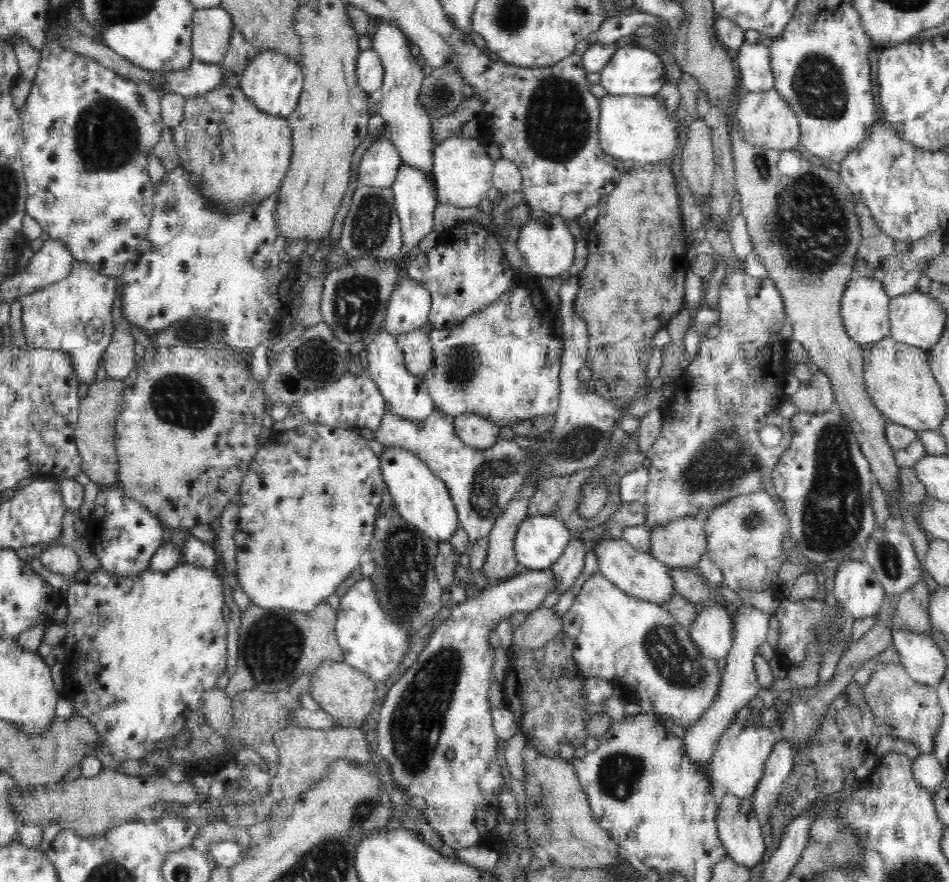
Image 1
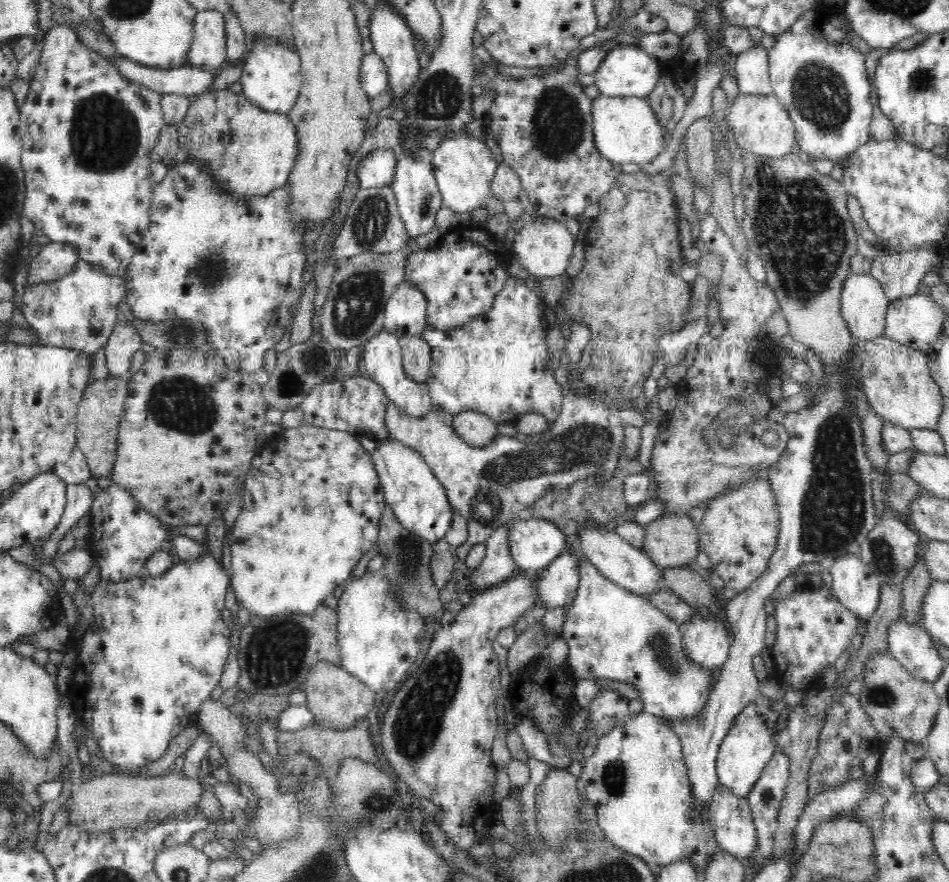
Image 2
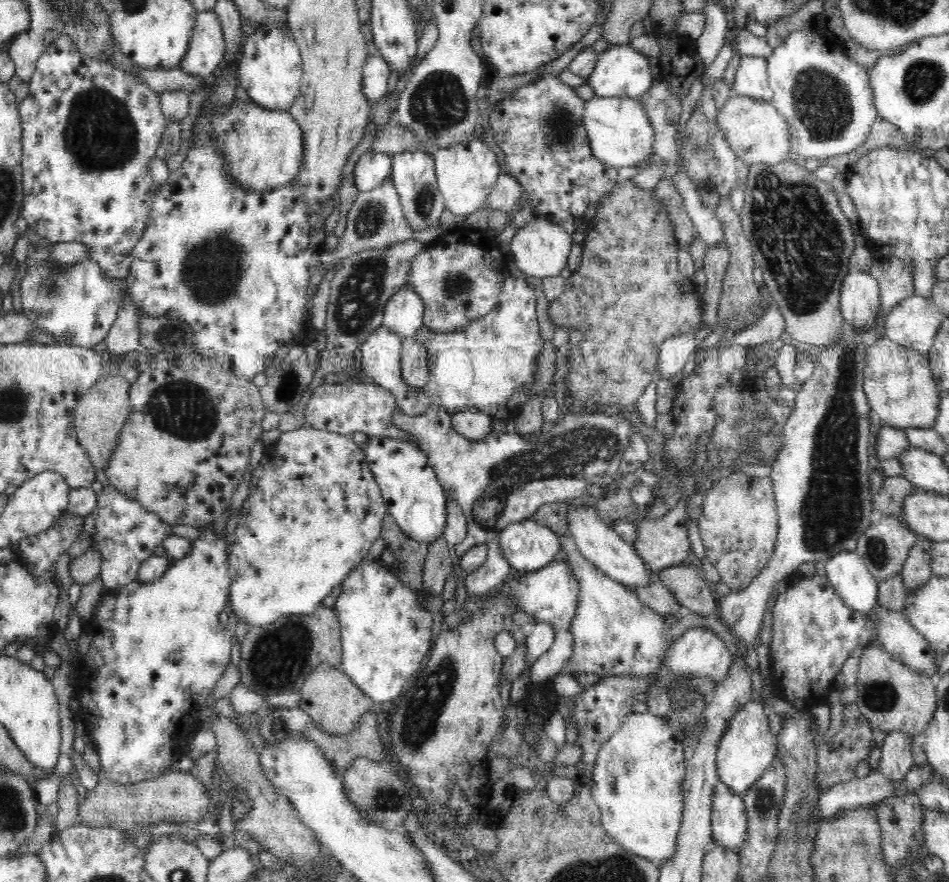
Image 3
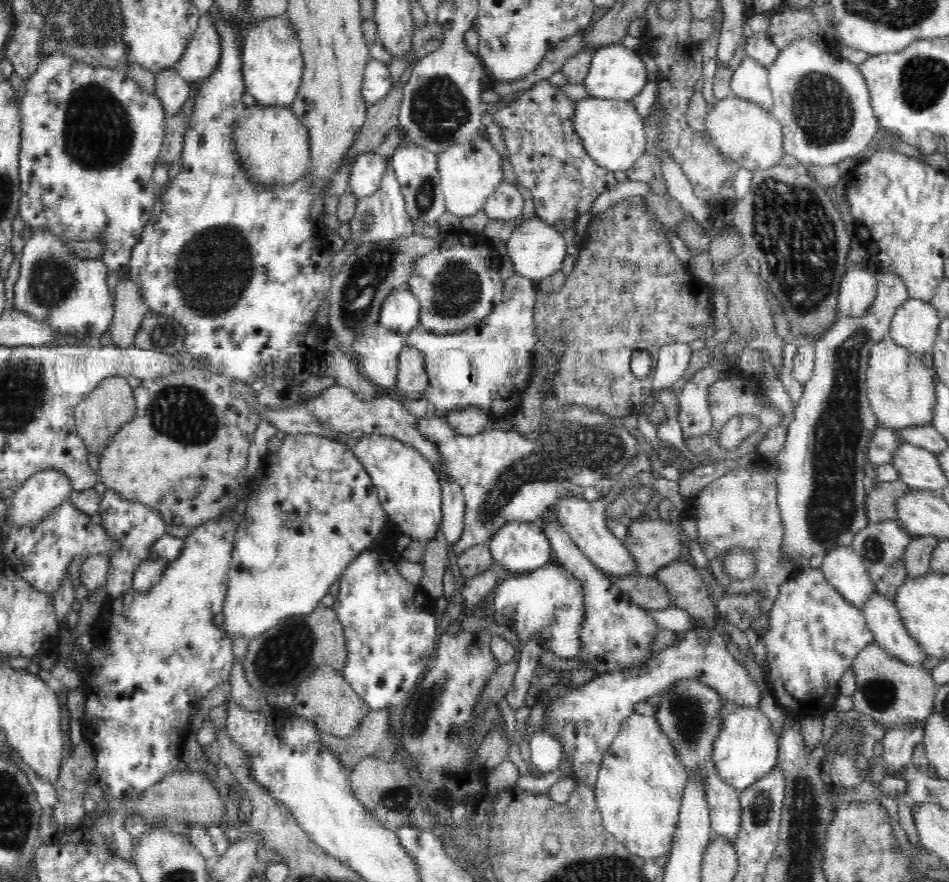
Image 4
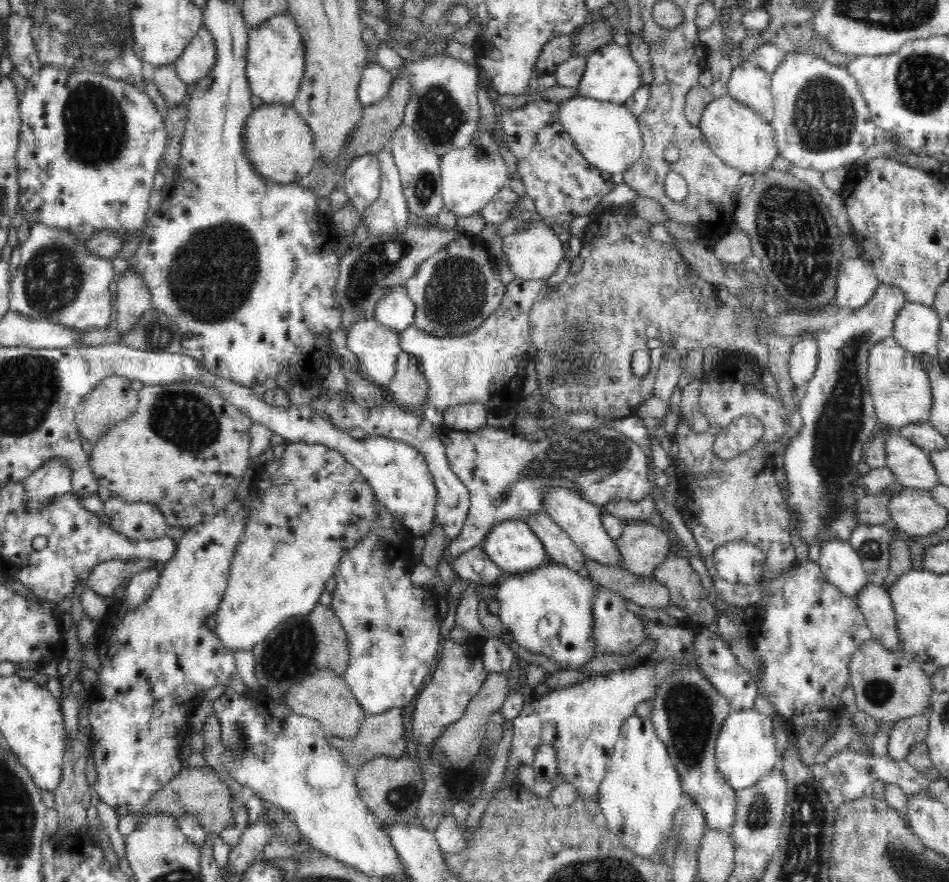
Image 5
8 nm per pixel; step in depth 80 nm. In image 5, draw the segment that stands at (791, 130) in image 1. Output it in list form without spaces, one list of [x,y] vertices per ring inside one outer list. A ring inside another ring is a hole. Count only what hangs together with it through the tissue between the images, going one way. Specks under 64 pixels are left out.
[[[729,95],[713,98],[703,110],[697,127],[712,153],[742,173],[752,175],[766,172],[780,156],[772,124],[765,122],[758,112]]]

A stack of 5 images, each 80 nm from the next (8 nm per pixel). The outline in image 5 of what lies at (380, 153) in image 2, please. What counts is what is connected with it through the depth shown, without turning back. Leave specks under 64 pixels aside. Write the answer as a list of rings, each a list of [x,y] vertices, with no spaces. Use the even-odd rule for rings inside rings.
[[[366,154],[348,165],[342,178],[343,188],[360,215],[380,196],[381,170],[376,154]]]

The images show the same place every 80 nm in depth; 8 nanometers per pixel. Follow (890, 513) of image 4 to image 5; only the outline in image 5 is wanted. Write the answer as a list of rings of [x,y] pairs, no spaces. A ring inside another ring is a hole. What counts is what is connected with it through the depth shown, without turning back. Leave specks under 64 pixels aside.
[[[896,481],[881,496],[874,496],[874,494],[860,497],[856,500],[856,519],[860,525],[874,525],[874,524],[889,524],[890,512],[888,512],[888,504],[892,500],[892,496],[904,490],[903,484]]]

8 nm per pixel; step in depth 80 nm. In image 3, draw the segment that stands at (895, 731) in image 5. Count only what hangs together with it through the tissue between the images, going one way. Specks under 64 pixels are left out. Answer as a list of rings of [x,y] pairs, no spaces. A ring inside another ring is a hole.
[[[889,732],[886,734],[881,746],[881,759],[878,771],[892,781],[906,778],[906,774],[913,768],[913,743],[916,737],[902,732]]]

